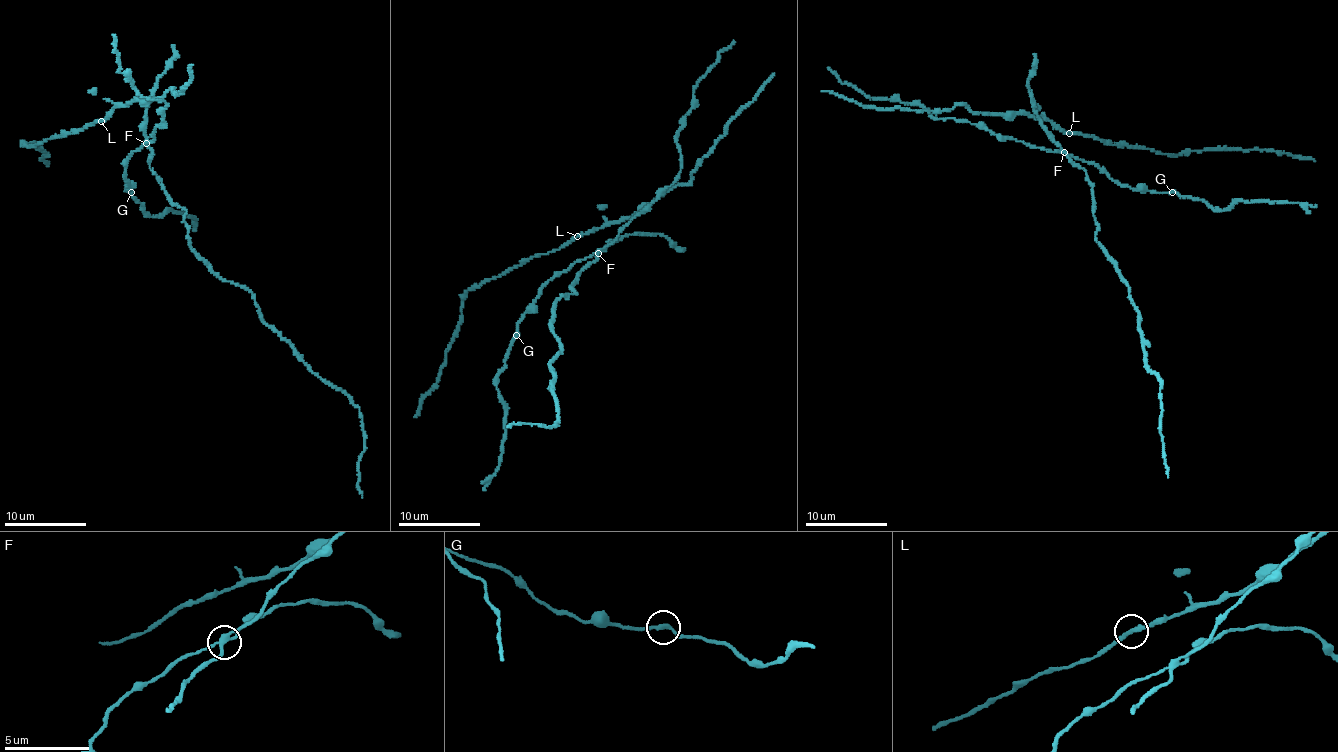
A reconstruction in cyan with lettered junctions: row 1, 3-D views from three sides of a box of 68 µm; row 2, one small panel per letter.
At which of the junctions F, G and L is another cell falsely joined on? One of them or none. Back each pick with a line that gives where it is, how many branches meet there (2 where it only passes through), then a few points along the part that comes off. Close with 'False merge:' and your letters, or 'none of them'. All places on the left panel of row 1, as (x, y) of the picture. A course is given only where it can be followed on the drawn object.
F: at (146, 143); 4 branches meet; foreign part runs (145, 143), (167, 197), (187, 211), (193, 249), (252, 294), (263, 321), (358, 407), (362, 497)
False merge: F

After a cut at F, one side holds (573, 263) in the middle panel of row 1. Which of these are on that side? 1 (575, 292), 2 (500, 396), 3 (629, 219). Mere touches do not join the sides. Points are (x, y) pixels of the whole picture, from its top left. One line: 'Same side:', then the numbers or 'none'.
Same side: 2, 3

